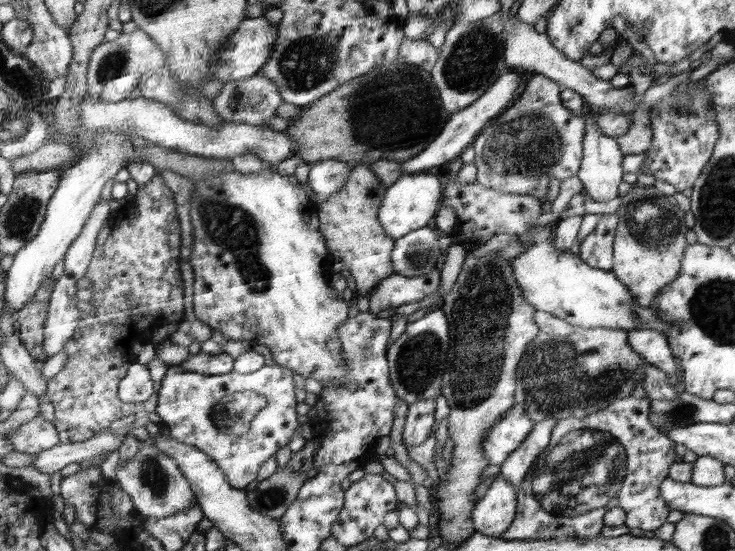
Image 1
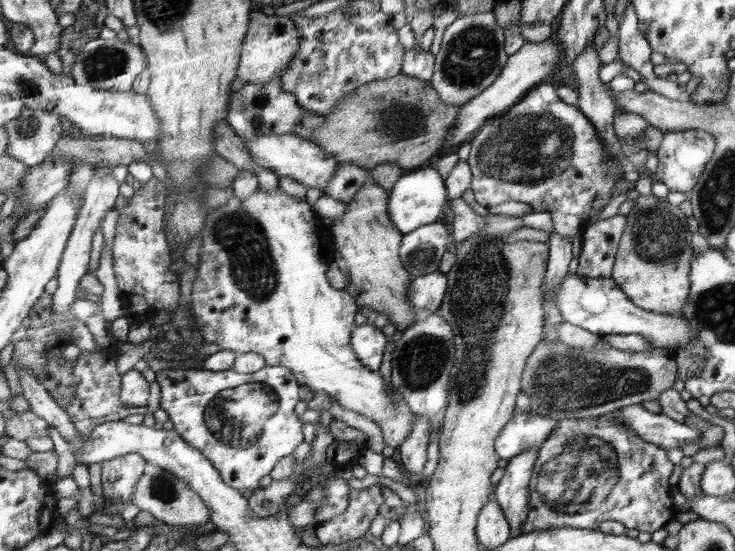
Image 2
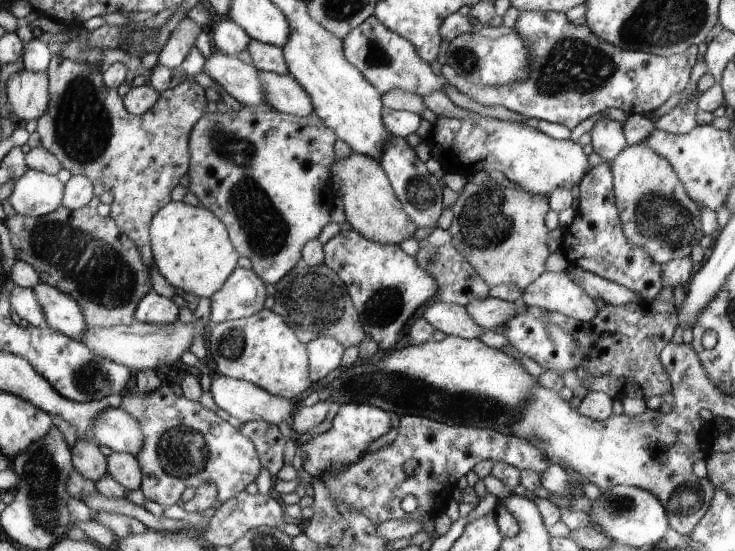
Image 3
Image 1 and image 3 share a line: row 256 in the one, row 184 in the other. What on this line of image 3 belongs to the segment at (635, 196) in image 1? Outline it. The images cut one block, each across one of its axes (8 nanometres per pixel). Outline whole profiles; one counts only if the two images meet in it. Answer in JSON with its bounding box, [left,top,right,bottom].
[611,142,705,265]

